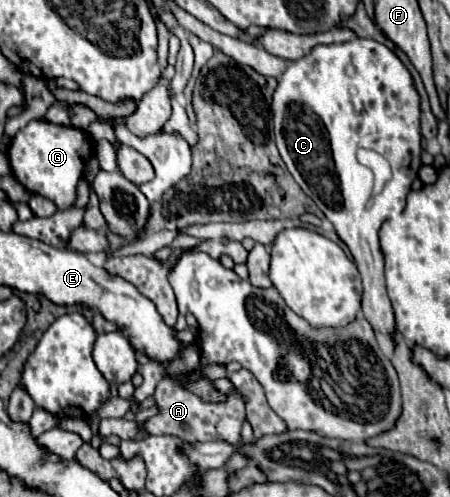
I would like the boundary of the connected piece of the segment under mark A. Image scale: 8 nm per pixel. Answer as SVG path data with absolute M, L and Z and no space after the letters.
M207 366L205 376L211 376L221 392L227 394L227 402L223 404L205 404L201 402L195 394L189 390L181 388L169 378L163 378L153 392L153 402L157 406L157 414L143 420L143 422L131 422L127 418L103 418L99 424L99 432L103 436L117 434L119 438L135 438L139 434L173 434L183 440L195 440L195 442L207 442L207 440L227 440L227 442L237 442L241 424L245 422L245 404L241 400L241 394L235 390L235 386L229 382L225 376L225 366Z

